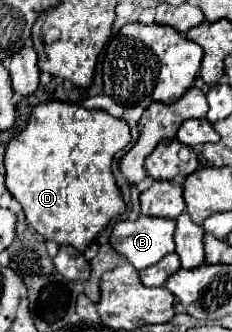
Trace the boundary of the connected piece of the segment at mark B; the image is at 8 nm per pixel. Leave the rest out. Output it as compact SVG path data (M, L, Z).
M141 215L137 221L117 221L111 231L113 247L141 271L175 251L175 221Z

